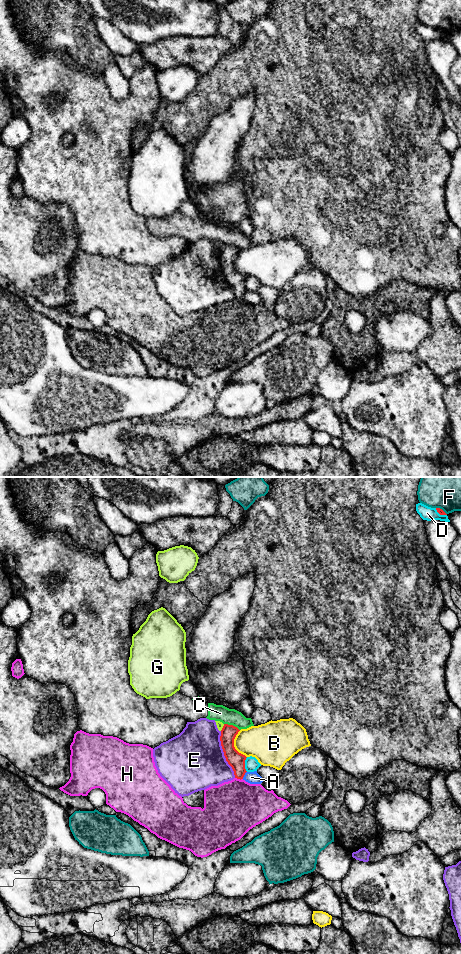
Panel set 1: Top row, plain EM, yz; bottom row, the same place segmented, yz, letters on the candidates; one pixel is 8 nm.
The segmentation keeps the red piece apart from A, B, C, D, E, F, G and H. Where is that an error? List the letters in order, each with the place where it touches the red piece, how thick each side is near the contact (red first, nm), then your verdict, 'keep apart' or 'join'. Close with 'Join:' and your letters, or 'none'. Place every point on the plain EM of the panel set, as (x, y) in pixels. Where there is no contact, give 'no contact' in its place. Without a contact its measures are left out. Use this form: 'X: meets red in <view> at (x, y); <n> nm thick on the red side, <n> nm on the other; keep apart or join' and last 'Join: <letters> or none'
A: meets red in yz at (244, 294); 140 nm thick on the red side, 100 nm on the other; keep apart
B: meets red in yz at (233, 265); 140 nm thick on the red side, 280 nm on the other; keep apart
C: meets red in yz at (232, 245); 130 nm thick on the red side, 130 nm on the other; keep apart
D: meets red in yz at (244, 284); 140 nm thick on the red side, 110 nm on the other; keep apart
E: meets red in yz at (224, 274); 140 nm thick on the red side, 480 nm on the other; keep apart
F: meets red in yz at (441, 29); 50 nm thick on the red side, 240 nm on the other; keep apart
G: meets red in yz at (223, 247); 130 nm thick on the red side, 50 nm on the other; keep apart
H: meets red in yz at (239, 298); 140 nm thick on the red side, 440 nm on the other; keep apart
Join: none

